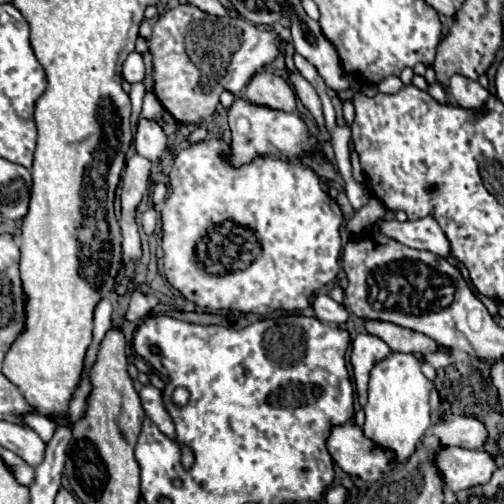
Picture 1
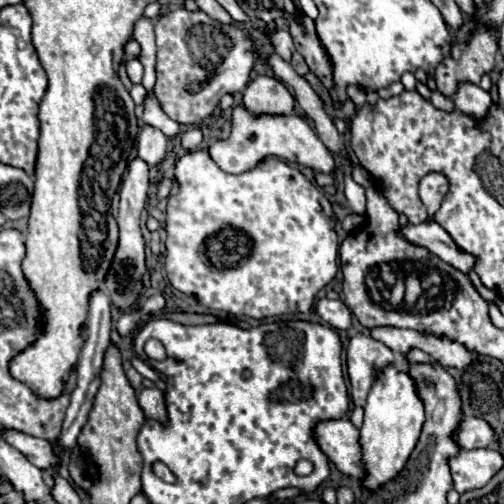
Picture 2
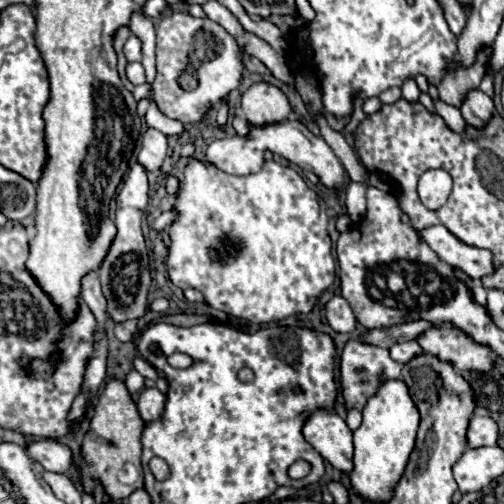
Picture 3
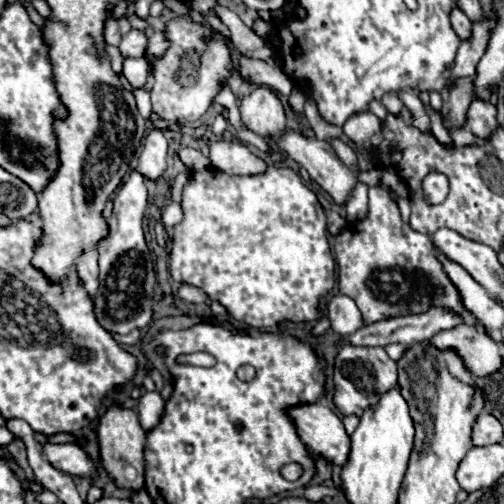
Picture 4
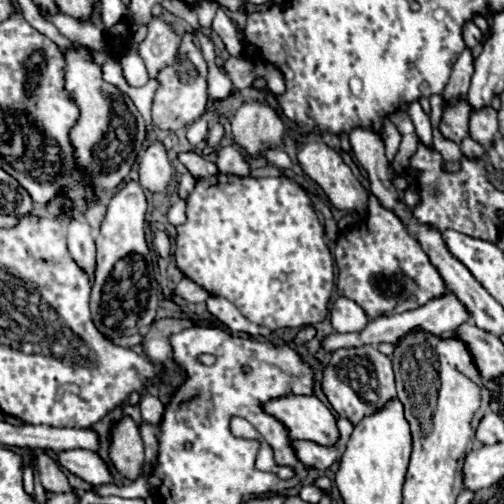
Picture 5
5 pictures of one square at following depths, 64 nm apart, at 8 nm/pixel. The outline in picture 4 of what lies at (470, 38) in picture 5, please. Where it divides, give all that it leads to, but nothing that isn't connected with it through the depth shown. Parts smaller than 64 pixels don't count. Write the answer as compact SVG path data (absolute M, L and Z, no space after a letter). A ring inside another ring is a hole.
M454 8L454 10L452 10L450 24L452 24L454 32L456 32L462 40L468 40L468 38L470 38L470 28L472 28L472 22L468 20L468 16L466 16L460 8Z

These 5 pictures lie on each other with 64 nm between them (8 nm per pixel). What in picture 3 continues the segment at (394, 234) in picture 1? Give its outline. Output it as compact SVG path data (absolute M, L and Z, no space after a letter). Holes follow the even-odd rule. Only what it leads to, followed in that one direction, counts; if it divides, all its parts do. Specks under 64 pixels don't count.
M430 226L424 230L418 230L418 234L440 256L440 260L462 270L464 274L472 278L482 278L492 272L490 254L486 250L478 250L478 248L462 244L444 226Z

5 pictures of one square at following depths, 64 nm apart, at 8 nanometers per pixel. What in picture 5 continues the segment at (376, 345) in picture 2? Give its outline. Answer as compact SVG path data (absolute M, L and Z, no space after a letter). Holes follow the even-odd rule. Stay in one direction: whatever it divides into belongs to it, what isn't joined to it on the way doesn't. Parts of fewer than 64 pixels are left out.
M360 346L360 348L342 348L332 352L328 360L328 368L324 372L322 390L328 396L332 408L348 418L352 424L358 424L364 416L382 408L390 398L396 396L394 386L394 370L392 360L384 356L376 346Z

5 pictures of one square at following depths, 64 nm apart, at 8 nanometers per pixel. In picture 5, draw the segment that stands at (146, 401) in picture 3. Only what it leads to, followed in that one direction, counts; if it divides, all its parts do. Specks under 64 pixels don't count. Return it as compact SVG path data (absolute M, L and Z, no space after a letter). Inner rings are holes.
M144 394L140 400L140 412L142 412L142 422L156 426L162 420L164 414L164 404L158 396Z

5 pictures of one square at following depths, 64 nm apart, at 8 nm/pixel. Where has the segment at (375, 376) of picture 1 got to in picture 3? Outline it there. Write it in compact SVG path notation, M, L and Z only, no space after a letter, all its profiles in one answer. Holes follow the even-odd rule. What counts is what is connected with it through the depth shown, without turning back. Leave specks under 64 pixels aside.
M386 380L364 406L362 426L354 432L354 470L350 474L352 488L366 500L386 502L400 480L408 456L414 450L420 412L408 392L404 380Z

